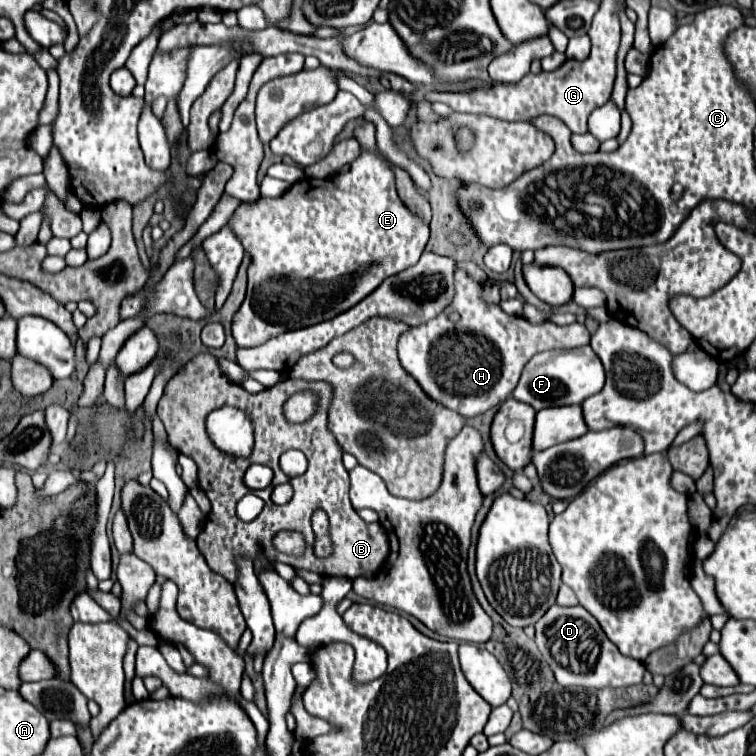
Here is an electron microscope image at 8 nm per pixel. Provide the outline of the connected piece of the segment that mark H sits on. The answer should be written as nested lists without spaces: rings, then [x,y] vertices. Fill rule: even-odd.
[[[455,271],[455,297],[453,297],[451,305],[437,317],[429,319],[427,323],[409,327],[409,331],[405,331],[397,343],[397,353],[399,353],[399,361],[401,361],[403,369],[421,385],[421,389],[425,393],[429,393],[429,397],[433,401],[459,413],[465,419],[483,415],[491,407],[501,405],[513,393],[513,389],[519,381],[521,369],[535,353],[549,351],[549,349],[583,347],[583,345],[589,345],[589,339],[591,339],[591,333],[581,323],[571,323],[571,325],[559,327],[551,321],[545,321],[545,323],[533,325],[523,317],[507,315],[499,305],[485,305],[481,299],[481,289],[483,289],[481,283],[473,281],[465,271]],[[451,311],[459,311],[461,319],[457,323],[451,323],[447,319],[447,315]]]

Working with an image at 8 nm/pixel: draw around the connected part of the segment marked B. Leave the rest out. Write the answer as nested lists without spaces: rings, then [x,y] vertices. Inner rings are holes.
[[[199,353],[195,359],[191,359],[181,373],[177,373],[165,387],[165,393],[159,401],[157,415],[161,417],[169,443],[173,449],[179,453],[191,457],[197,467],[199,467],[199,487],[205,491],[205,495],[211,501],[211,511],[207,515],[207,521],[203,525],[203,531],[197,537],[199,551],[203,553],[207,565],[229,579],[231,583],[237,577],[237,565],[235,559],[241,555],[249,555],[251,559],[257,557],[257,553],[263,553],[263,559],[267,563],[271,561],[283,561],[291,567],[303,567],[309,571],[315,571],[319,575],[341,575],[341,577],[359,577],[361,573],[377,573],[381,565],[385,563],[389,555],[389,541],[385,537],[385,531],[379,527],[379,523],[365,523],[357,511],[351,507],[349,501],[349,473],[343,469],[341,463],[341,447],[337,441],[333,441],[333,435],[327,429],[327,409],[331,405],[331,387],[325,381],[293,381],[293,379],[283,379],[273,387],[263,389],[261,393],[247,393],[241,385],[233,383],[227,379],[227,375],[221,371],[217,357],[211,353]],[[301,391],[309,391],[317,397],[317,409],[311,419],[303,423],[291,423],[283,415],[283,405],[285,401]],[[215,407],[239,407],[245,411],[253,423],[253,433],[255,433],[255,445],[249,457],[235,457],[229,453],[219,451],[211,439],[207,437],[205,431],[205,419]],[[289,449],[299,449],[305,453],[309,465],[307,471],[299,477],[287,477],[281,467],[279,467],[279,457],[281,453]],[[253,463],[261,463],[273,469],[273,481],[269,487],[261,491],[253,491],[245,487],[243,475],[247,467]],[[279,483],[291,483],[293,487],[293,497],[285,505],[275,505],[271,501],[271,491]],[[253,493],[265,501],[263,511],[259,513],[257,519],[251,523],[241,521],[235,515],[235,505],[237,501]],[[315,509],[321,509],[329,515],[329,533],[333,541],[333,553],[327,559],[317,559],[313,555],[313,529],[311,529],[311,515]],[[279,531],[297,531],[305,535],[305,553],[301,557],[291,557],[285,553],[279,553],[273,547],[273,537]]]

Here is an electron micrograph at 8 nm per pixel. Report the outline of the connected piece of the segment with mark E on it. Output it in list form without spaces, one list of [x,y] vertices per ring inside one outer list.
[[[361,125],[355,131],[355,139],[363,145],[363,153],[351,163],[349,171],[325,179],[301,179],[277,199],[263,197],[253,205],[241,205],[229,219],[235,235],[251,255],[247,297],[231,325],[239,347],[257,347],[279,333],[333,319],[365,299],[387,277],[419,261],[430,228],[399,201],[391,167],[373,151],[373,125]]]

